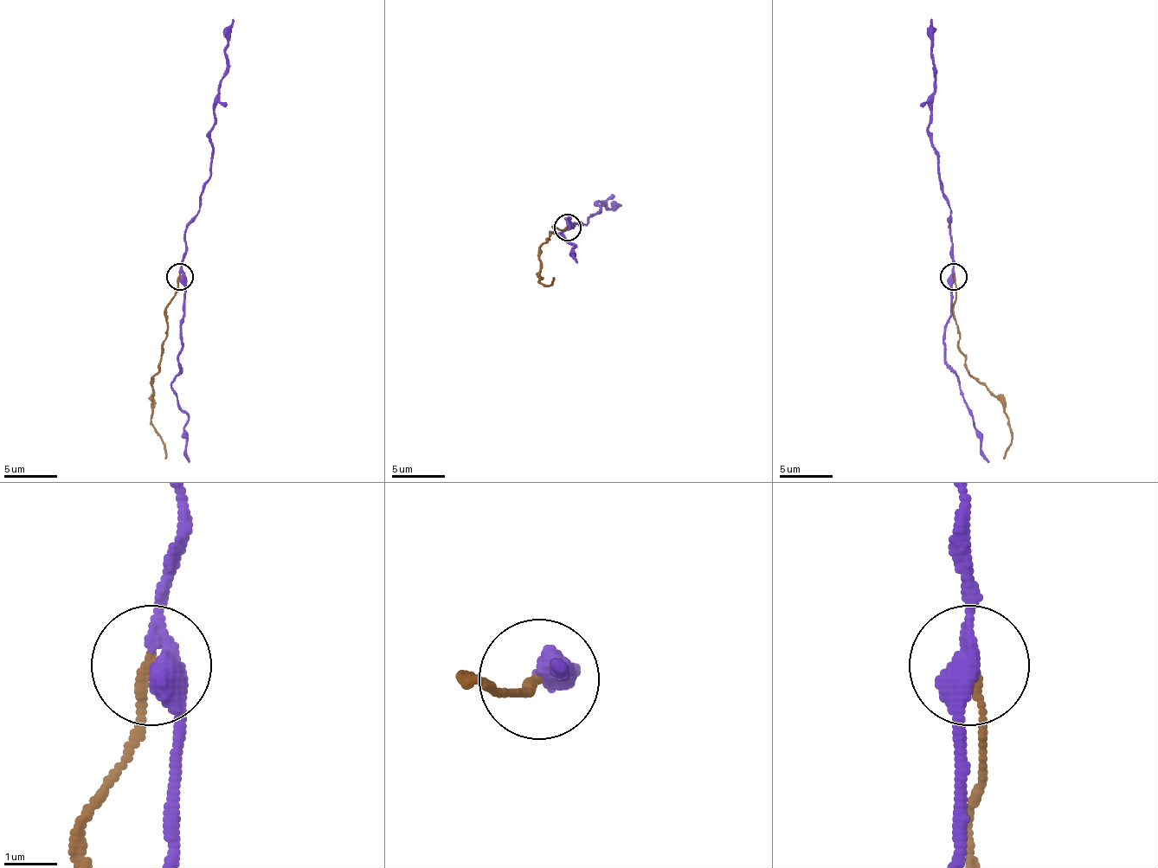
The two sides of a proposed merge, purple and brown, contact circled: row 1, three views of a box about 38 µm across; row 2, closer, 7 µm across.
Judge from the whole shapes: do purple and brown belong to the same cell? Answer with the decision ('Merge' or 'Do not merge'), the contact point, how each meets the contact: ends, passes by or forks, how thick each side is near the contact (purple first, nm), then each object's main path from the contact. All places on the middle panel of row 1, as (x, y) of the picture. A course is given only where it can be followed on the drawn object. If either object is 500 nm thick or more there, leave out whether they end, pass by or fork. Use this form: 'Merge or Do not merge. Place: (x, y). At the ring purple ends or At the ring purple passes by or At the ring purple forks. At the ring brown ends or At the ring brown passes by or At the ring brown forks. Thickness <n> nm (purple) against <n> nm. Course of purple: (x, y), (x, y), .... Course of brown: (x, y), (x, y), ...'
Do not merge. Place: (568, 227). At the ring purple passes by. At the ring brown ends. Thickness 400 nm (purple) against 180 nm. Course of purple: (567, 225), (585, 225), (598, 212), (601, 203), (612, 209), (622, 203). Course of brown: (567, 228), (564, 230), (553, 228), (540, 248), (540, 283), (548, 286), (553, 278)

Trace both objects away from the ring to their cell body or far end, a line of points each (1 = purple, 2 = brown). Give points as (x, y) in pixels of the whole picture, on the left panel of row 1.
1: (179, 276), (184, 228), (197, 212), (202, 183), (210, 176), (213, 99), (224, 74), (227, 27), (234, 19)
2: (179, 276), (176, 294), (165, 311), (160, 369), (152, 376), (152, 419), (165, 459)

